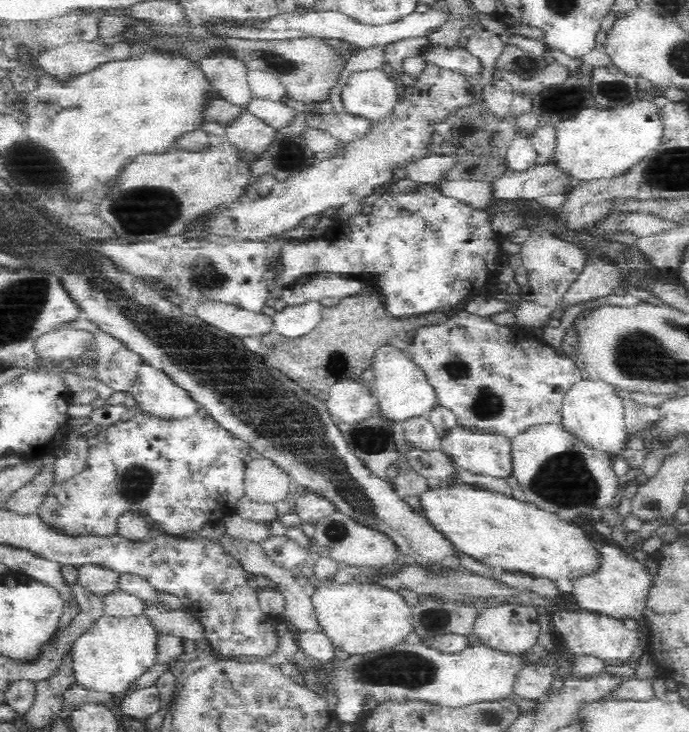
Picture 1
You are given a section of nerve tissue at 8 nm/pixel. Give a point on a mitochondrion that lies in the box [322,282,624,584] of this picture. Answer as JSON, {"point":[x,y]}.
{"point":[564,479]}

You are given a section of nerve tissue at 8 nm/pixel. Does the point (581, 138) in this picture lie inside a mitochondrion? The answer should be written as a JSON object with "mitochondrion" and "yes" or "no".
{"mitochondrion":"no"}

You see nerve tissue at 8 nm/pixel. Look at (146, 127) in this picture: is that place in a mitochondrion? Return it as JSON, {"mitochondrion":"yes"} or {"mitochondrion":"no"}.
{"mitochondrion":"no"}

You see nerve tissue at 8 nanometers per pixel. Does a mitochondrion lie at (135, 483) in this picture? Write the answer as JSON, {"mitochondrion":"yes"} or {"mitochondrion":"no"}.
{"mitochondrion":"yes"}

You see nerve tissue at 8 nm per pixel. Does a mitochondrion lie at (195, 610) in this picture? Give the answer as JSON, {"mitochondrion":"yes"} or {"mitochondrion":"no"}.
{"mitochondrion":"no"}

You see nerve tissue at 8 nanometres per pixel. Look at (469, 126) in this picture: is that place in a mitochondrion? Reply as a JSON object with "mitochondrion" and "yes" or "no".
{"mitochondrion":"yes"}

